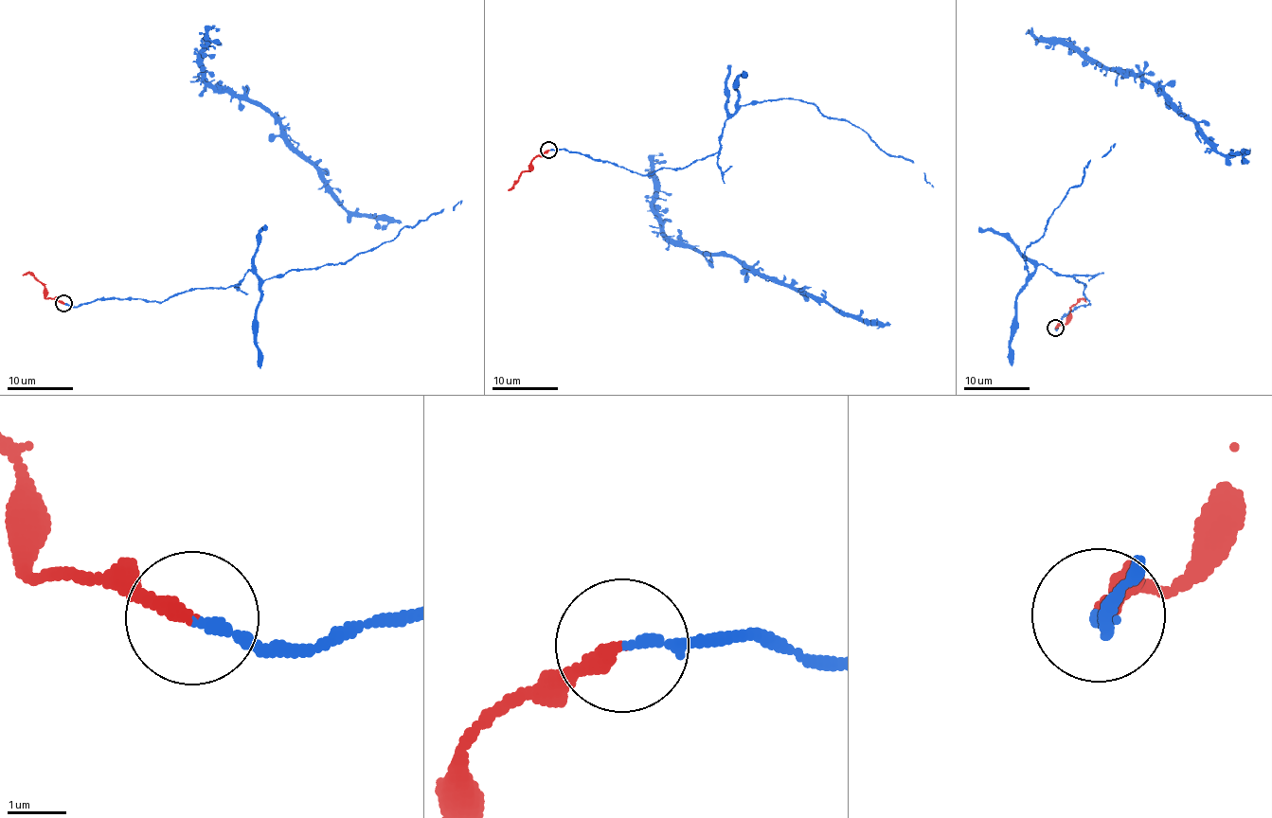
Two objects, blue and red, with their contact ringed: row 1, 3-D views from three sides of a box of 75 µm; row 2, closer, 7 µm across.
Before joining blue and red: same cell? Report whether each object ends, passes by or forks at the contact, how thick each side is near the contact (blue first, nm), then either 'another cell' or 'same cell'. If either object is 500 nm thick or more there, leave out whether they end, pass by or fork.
blue ends; red ends; calibres 170 and 280 nm; same cell

